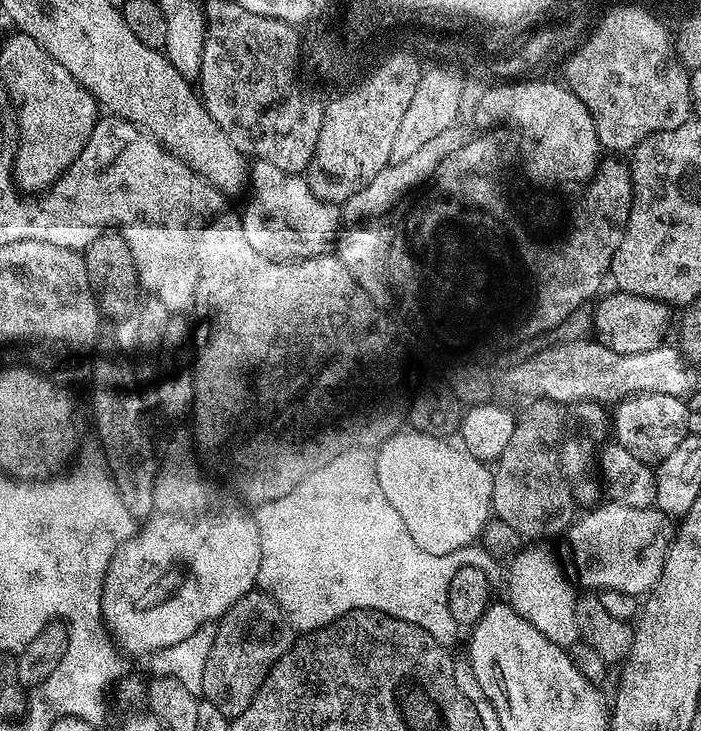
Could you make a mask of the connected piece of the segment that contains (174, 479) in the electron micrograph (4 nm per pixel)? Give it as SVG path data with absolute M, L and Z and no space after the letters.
M186 435L176 436L168 444L168 449L162 452L158 460L156 469L156 481L154 482L154 492L150 496L150 511L148 519L139 525L137 531L133 532L132 537L110 558L110 566L106 570L106 578L102 586L102 614L104 615L104 626L108 631L109 637L114 641L117 648L123 650L129 657L144 656L160 652L163 648L174 646L182 642L182 638L190 638L194 630L207 628L213 622L219 621L238 598L242 598L248 592L253 591L258 584L258 570L262 562L262 538L258 534L258 522L255 515L235 495L227 496L224 492L219 492L210 481L204 477L204 472L200 469L200 464L196 461L198 452L193 445L193 441Z

